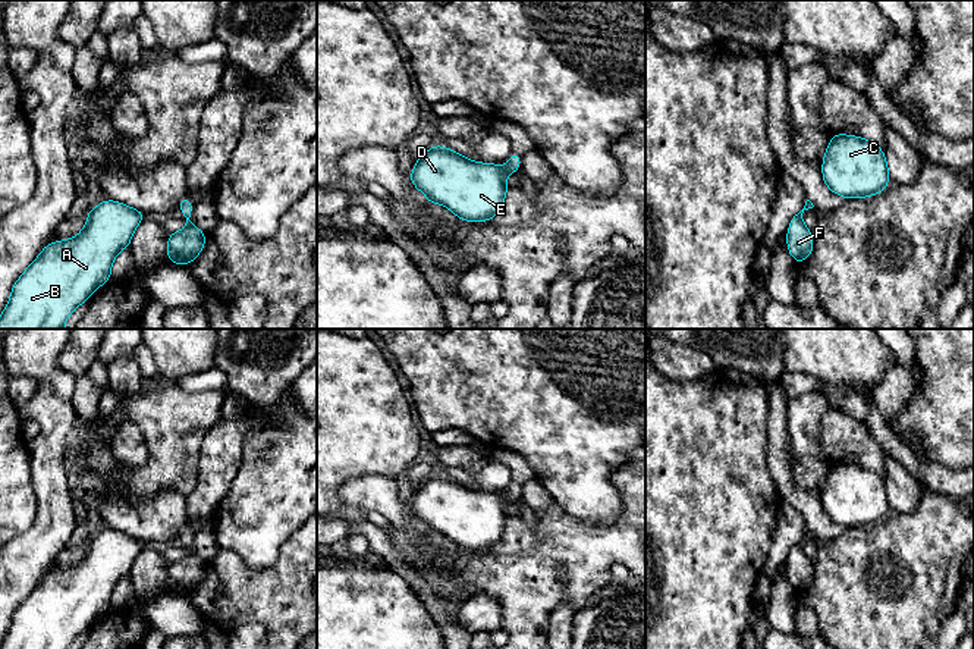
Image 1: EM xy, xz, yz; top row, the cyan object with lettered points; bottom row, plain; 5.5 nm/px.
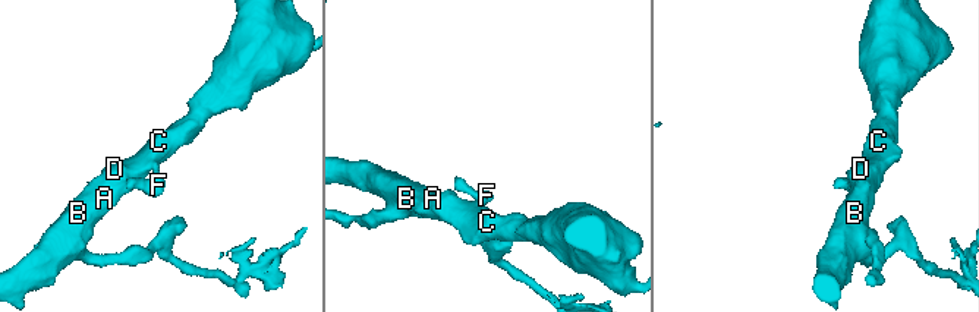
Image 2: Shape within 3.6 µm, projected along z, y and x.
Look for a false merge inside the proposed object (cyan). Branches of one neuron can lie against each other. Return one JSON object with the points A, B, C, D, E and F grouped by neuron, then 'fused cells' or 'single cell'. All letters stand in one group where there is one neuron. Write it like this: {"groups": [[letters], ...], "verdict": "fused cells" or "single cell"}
{"groups": [["A", "B", "C", "D", "E", "F"]], "verdict": "single cell"}

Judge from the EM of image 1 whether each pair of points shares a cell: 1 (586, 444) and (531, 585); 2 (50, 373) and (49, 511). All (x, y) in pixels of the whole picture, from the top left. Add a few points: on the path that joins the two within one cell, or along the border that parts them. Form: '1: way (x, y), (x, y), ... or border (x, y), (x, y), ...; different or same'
1: border (553, 498), (577, 520), (591, 523); different
2: border (38, 382), (47, 383), (57, 397), (69, 401); different

